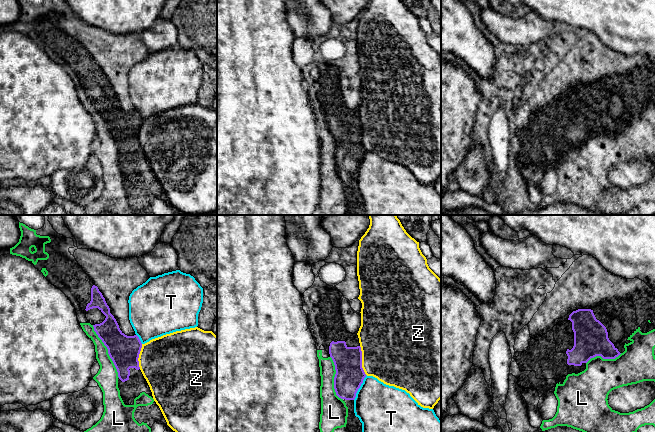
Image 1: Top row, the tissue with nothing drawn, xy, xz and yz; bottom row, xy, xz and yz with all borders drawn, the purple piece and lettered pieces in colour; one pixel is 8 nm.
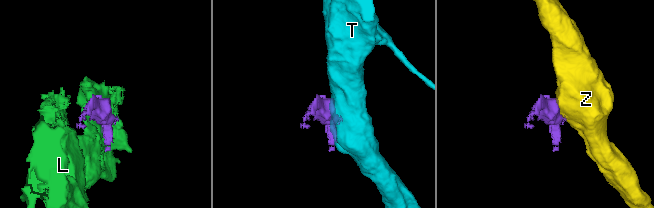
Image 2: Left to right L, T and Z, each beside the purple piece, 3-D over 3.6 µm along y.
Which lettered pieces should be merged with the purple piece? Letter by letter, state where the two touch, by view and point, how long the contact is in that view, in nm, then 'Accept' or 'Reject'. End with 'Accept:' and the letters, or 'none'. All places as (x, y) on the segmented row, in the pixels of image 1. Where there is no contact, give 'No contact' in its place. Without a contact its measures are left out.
L: Touches purple at xy (108, 351). Shared border 480 nm. Accept
T: Touches purple at xz (359, 387). Shared border 220 nm. Reject
Z: Touches purple at xz (361, 360). Shared border 240 nm. Reject
Accept: L

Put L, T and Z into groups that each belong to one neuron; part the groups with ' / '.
L / T / Z

